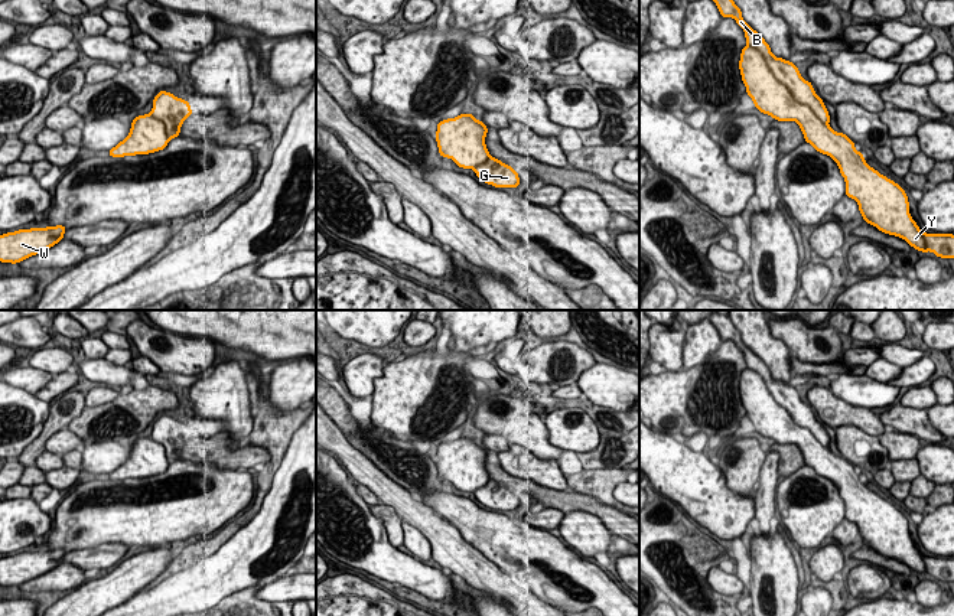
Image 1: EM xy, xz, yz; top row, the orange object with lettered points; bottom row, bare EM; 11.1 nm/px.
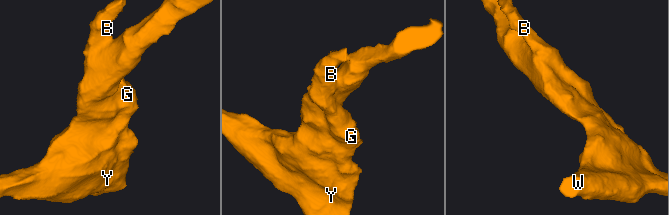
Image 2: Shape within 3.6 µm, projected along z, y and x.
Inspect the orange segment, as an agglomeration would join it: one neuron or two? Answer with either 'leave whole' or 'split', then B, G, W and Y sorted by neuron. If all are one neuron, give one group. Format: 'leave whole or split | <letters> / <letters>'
split | B G / W Y

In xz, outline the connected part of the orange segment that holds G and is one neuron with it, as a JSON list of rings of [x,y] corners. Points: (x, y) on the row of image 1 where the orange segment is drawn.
[[[489,156],[488,160],[475,169],[476,176],[494,188],[518,188],[520,176],[508,164],[496,157]]]

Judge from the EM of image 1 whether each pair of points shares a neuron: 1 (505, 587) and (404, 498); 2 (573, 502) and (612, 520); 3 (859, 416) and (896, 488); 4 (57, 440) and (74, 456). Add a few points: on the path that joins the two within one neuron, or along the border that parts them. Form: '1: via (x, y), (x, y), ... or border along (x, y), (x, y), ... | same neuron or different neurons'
1: via (481, 573), (429, 522) | same neuron
2: via (583, 502), (602, 511) | same neuron
3: via (878, 430), (896, 449), (896, 469) | same neuron
4: via (61, 445), (69, 453) | same neuron

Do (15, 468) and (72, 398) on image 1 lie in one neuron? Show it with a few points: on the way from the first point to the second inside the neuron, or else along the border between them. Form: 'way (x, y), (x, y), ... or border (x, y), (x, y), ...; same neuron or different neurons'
border (16, 459), (23, 466), (19, 482); different neurons

